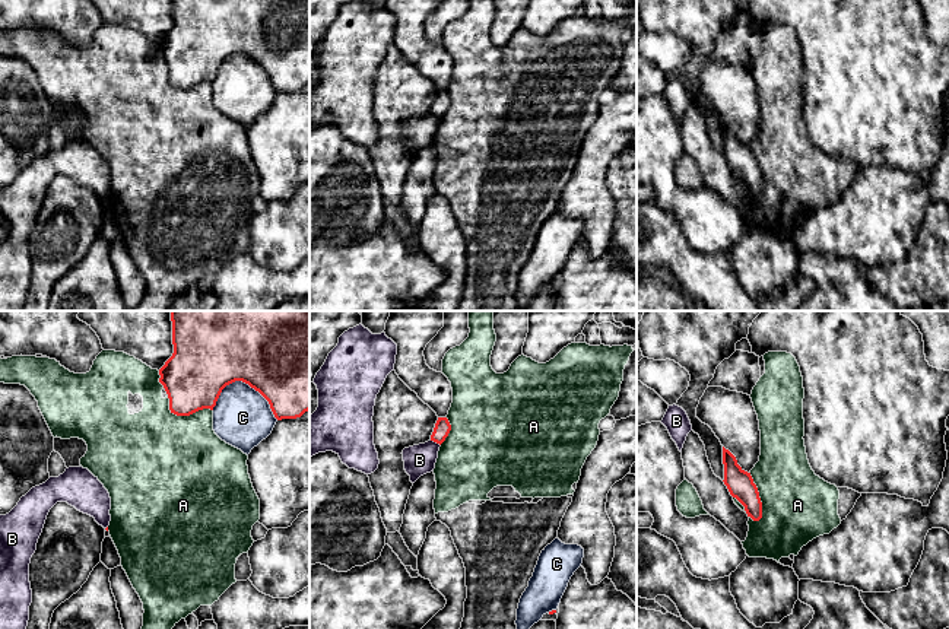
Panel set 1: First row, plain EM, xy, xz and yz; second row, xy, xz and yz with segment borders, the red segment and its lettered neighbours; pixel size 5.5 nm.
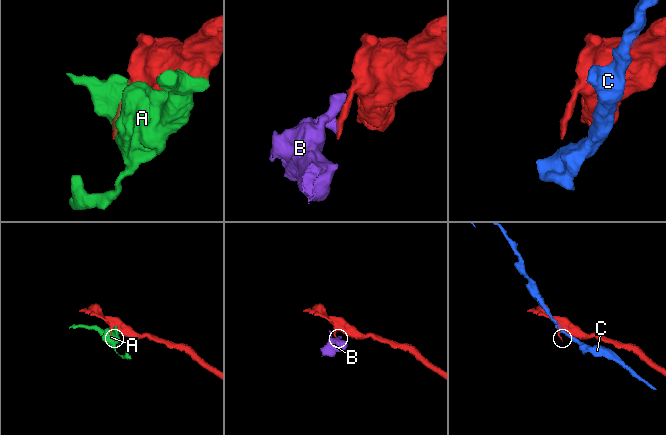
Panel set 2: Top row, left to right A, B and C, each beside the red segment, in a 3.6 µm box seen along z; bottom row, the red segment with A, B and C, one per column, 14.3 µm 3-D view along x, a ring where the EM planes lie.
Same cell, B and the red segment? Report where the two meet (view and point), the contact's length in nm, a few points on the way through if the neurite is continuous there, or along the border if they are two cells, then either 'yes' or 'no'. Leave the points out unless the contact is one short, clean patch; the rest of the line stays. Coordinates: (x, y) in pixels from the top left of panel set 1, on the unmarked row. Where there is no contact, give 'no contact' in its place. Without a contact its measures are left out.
xz (435, 114) | 70 nm | along xz (431, 113), (440, 118) | no

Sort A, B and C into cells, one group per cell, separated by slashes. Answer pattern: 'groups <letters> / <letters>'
groups A / B / C

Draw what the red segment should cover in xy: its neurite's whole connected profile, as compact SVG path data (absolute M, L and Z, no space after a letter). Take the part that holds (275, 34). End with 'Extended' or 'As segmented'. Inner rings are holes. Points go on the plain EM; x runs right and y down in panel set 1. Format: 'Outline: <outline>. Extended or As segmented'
Outline: M172 0L174 26L159 42L169 83L190 89L216 79L222 63L242 54L258 64L270 77L277 93L296 92L310 83L310 0Z. As segmented

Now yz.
Outline: M723 120L724 158L730 168L736 171L753 194L762 191L762 175L750 146L745 144L736 130Z. As segmented

